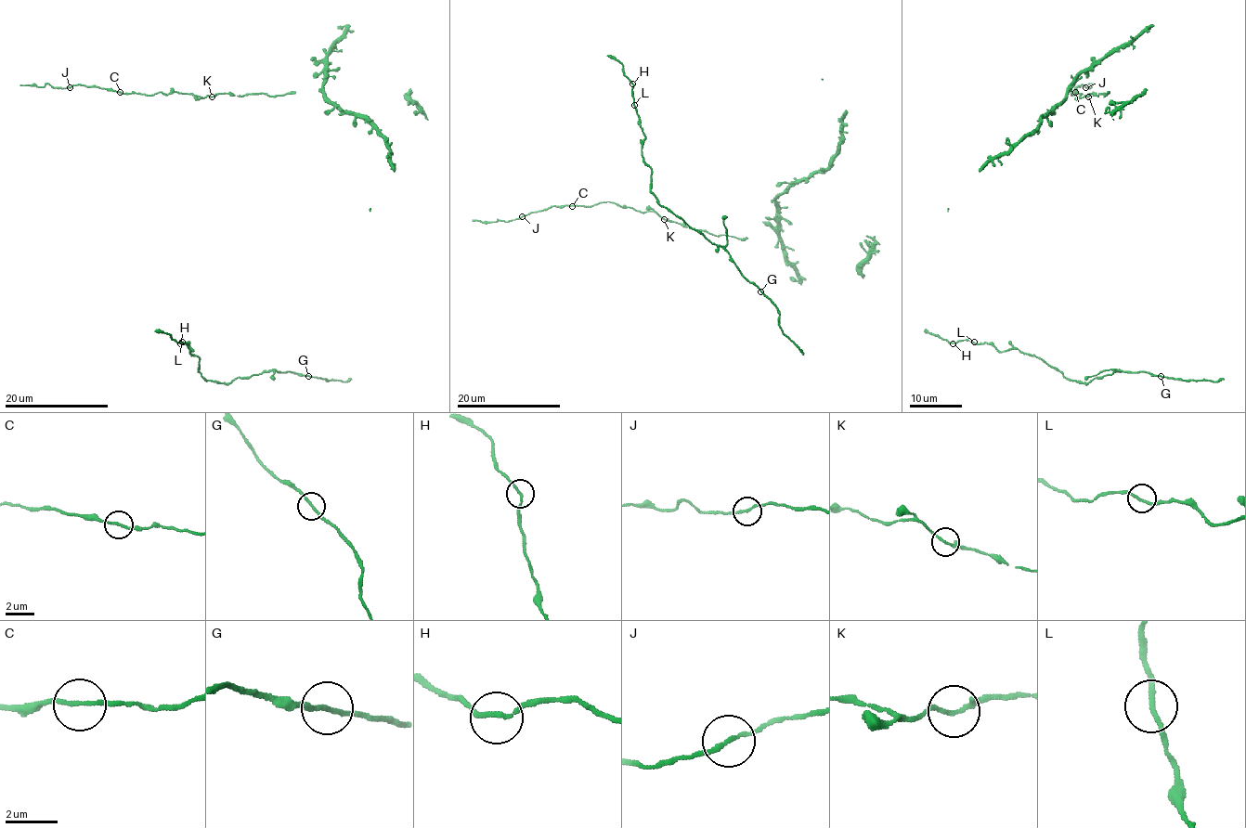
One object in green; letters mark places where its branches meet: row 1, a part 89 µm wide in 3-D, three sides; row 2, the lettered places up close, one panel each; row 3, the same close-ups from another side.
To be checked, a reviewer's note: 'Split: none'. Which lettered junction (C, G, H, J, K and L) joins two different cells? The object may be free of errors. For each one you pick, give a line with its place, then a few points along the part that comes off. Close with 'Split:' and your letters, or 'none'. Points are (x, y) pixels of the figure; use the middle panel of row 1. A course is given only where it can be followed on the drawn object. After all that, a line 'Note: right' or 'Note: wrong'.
Split: none
Note: right

